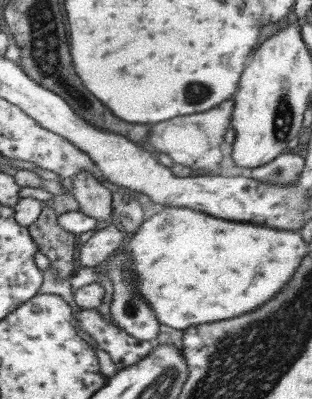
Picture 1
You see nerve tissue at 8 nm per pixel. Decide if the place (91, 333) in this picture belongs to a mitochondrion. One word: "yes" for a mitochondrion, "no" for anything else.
no

